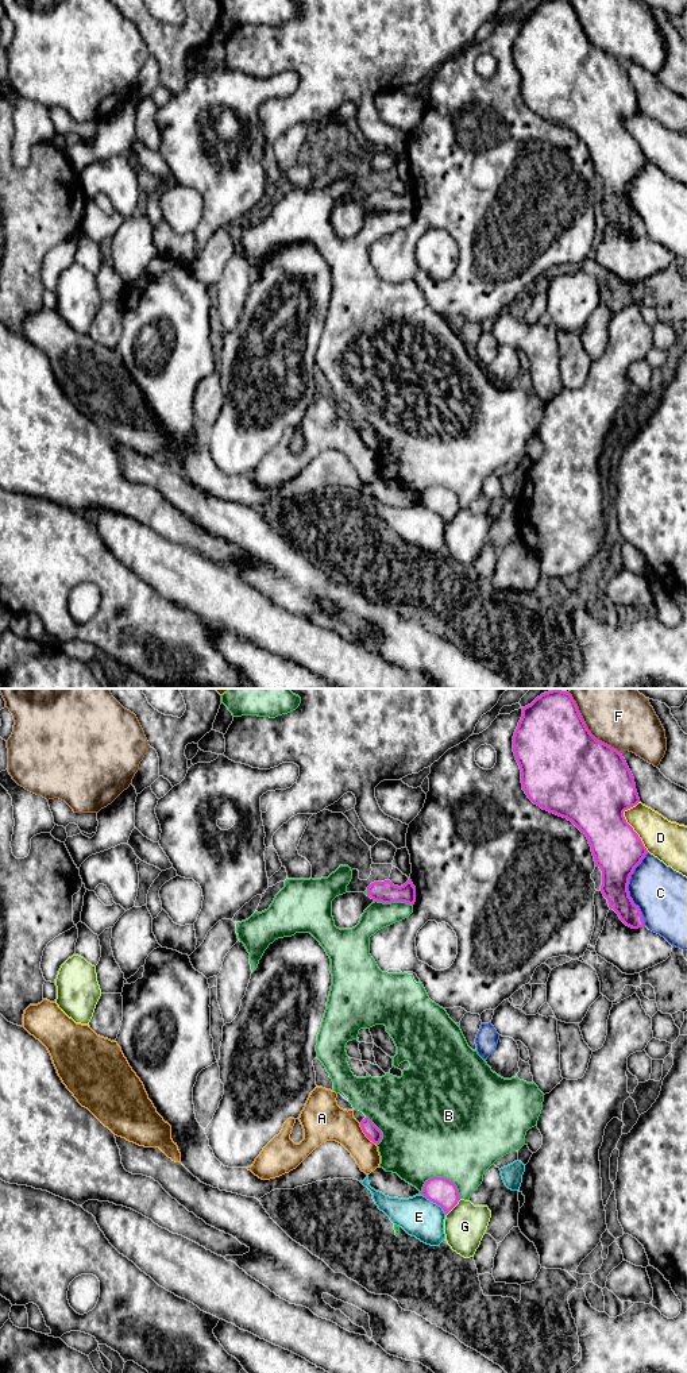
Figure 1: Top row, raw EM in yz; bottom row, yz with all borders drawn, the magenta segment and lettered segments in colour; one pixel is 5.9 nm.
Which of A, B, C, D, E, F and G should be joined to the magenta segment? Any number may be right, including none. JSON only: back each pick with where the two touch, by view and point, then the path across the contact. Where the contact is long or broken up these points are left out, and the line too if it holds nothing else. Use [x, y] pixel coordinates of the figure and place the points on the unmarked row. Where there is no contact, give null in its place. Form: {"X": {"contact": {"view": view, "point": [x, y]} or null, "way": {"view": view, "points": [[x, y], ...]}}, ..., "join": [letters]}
{"join": []}

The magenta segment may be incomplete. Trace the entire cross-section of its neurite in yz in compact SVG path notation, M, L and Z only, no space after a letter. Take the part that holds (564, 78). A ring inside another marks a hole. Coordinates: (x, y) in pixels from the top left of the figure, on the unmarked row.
M567 0L544 1L522 16L522 26L513 45L513 61L528 107L543 119L567 127L586 143L595 174L602 180L601 200L609 216L626 235L645 235L638 215L629 205L628 193L648 159L624 126L624 120L636 115L640 107L621 61L590 42Z

